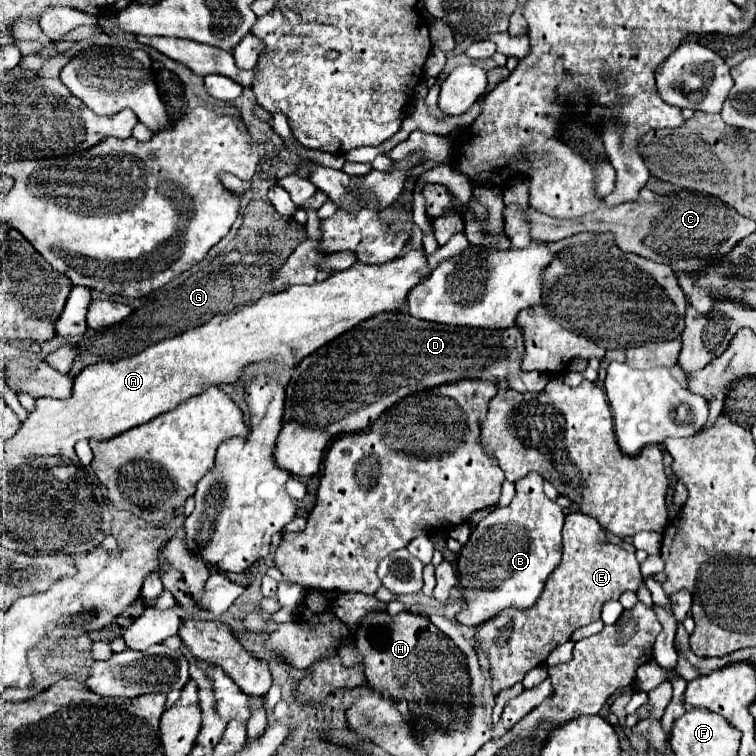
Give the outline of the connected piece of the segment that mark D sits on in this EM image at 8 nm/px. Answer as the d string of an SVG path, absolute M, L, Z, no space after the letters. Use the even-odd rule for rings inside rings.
M388 311L388 313L380 313L380 315L374 315L366 321L362 321L360 325L356 325L354 329L346 331L344 335L338 337L338 341L330 341L326 343L324 347L320 347L318 351L310 353L308 357L304 357L292 371L292 377L290 377L290 383L286 387L286 403L284 403L284 417L282 417L282 429L280 429L280 435L276 439L276 447L274 447L274 461L280 469L288 471L292 477L298 477L298 479L310 479L312 475L316 475L320 471L320 463L322 463L322 457L324 457L324 449L330 445L332 439L336 439L340 433L358 433L358 431L364 431L368 429L370 425L374 425L374 421L378 421L378 417L382 413L386 413L394 403L418 393L418 391L426 391L426 389L434 389L434 387L440 387L444 383L456 383L460 379L480 379L480 381L490 381L490 383L500 383L500 381L508 381L510 389L518 391L518 393L526 393L526 391L542 391L546 387L546 383L550 381L548 375L542 375L542 373L524 373L520 369L520 361L524 359L524 335L522 335L522 329L518 325L512 325L508 329L472 329L472 327L454 327L454 325L442 325L442 323L430 323L430 321L422 321L422 319L416 319L404 311Z

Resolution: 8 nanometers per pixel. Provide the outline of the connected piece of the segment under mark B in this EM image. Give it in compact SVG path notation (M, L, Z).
M534 471L518 479L514 485L516 495L512 503L488 513L460 551L458 575L462 583L468 583L468 599L464 599L462 605L464 611L456 615L460 625L476 627L506 609L526 611L534 607L548 577L560 563L564 527L562 507L544 495L544 481Z

